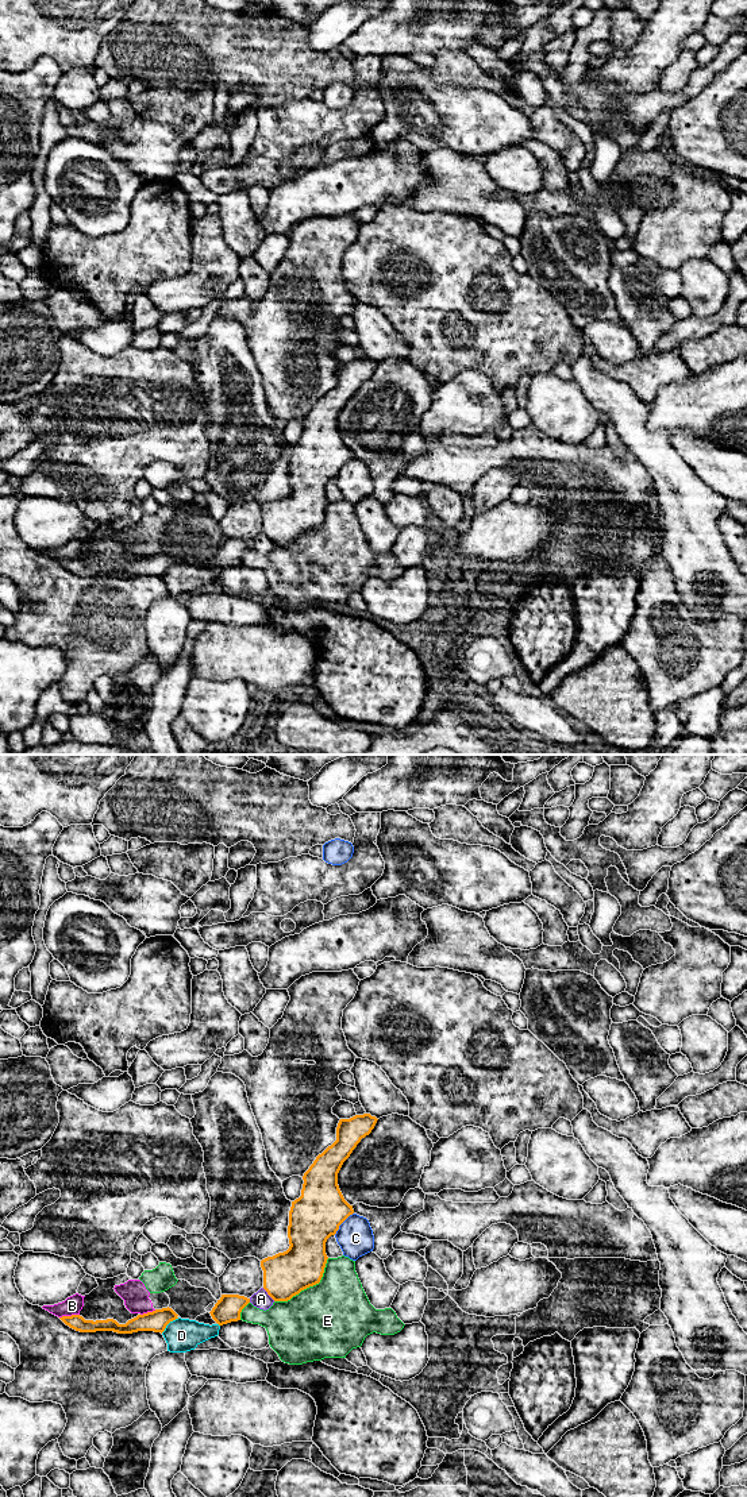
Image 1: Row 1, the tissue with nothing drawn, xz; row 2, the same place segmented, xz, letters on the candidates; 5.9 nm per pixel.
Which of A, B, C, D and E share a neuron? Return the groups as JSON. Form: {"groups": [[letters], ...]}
{"groups": [["A"], ["B", "E"], ["C"], ["D"]]}

